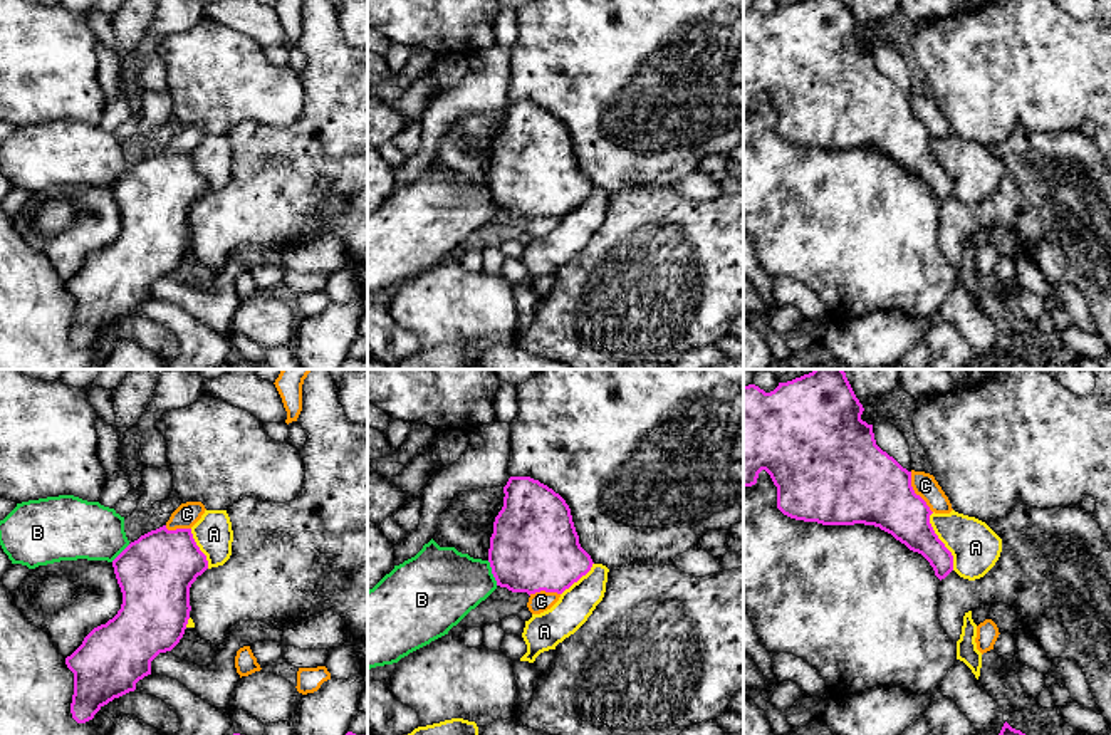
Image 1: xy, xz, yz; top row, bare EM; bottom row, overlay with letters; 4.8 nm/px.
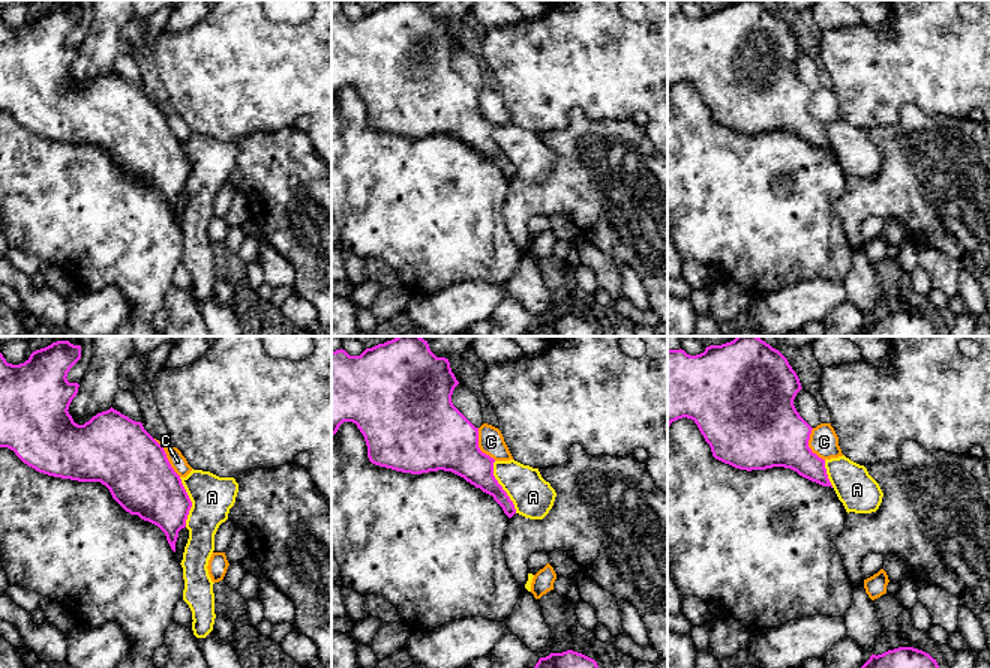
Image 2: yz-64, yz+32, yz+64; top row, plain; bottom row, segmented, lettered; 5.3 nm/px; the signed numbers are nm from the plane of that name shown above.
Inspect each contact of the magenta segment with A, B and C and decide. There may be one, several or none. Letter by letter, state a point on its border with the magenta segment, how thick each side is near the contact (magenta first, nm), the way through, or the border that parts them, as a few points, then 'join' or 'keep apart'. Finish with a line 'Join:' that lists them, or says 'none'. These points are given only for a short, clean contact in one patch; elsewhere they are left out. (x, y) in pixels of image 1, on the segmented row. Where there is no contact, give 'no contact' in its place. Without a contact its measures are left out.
A: meets magenta in yz at (940, 541); 240 nm thick on the magenta side, 240 nm on the other; keep apart
B: meets magenta in xz at (492, 573); 420 nm thick on the magenta side, 360 nm on the other; keep apart
C: meets magenta in yz at (913, 492); 380 nm thick on the magenta side, 120 nm on the other; keep apart
Join: none

